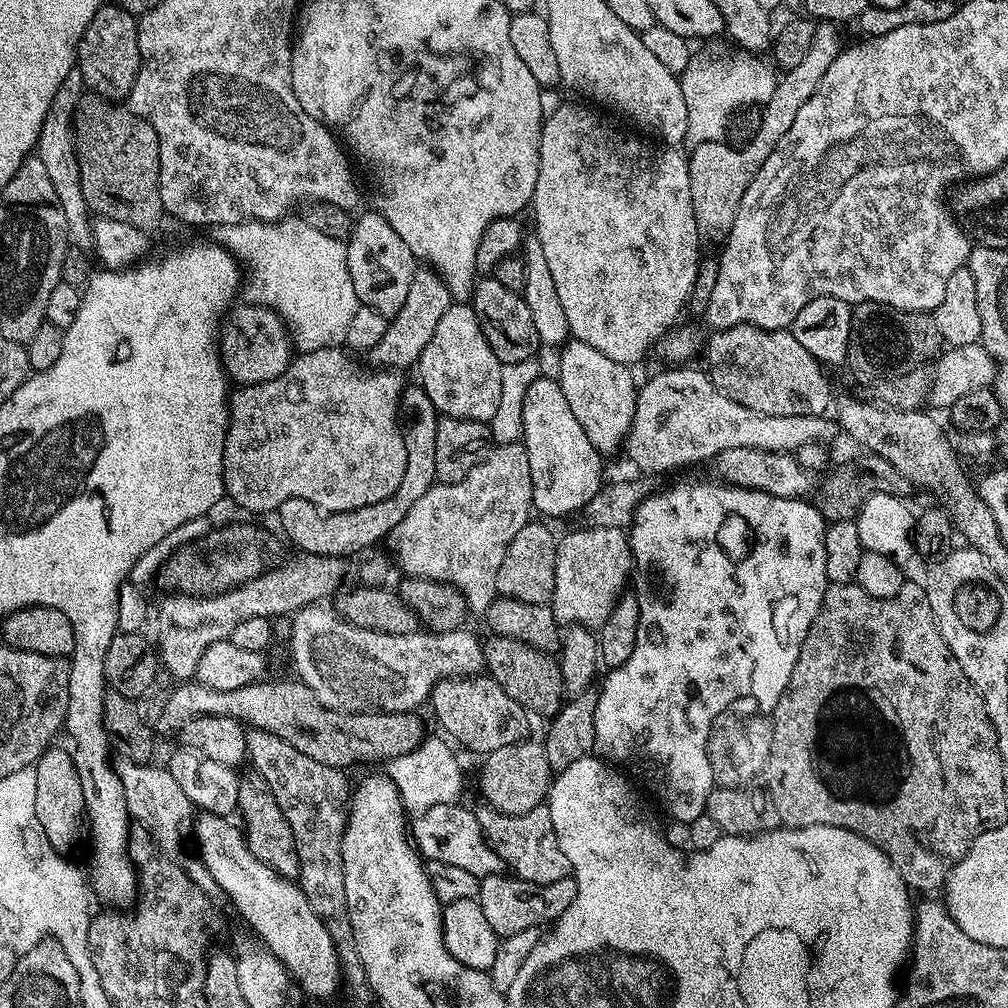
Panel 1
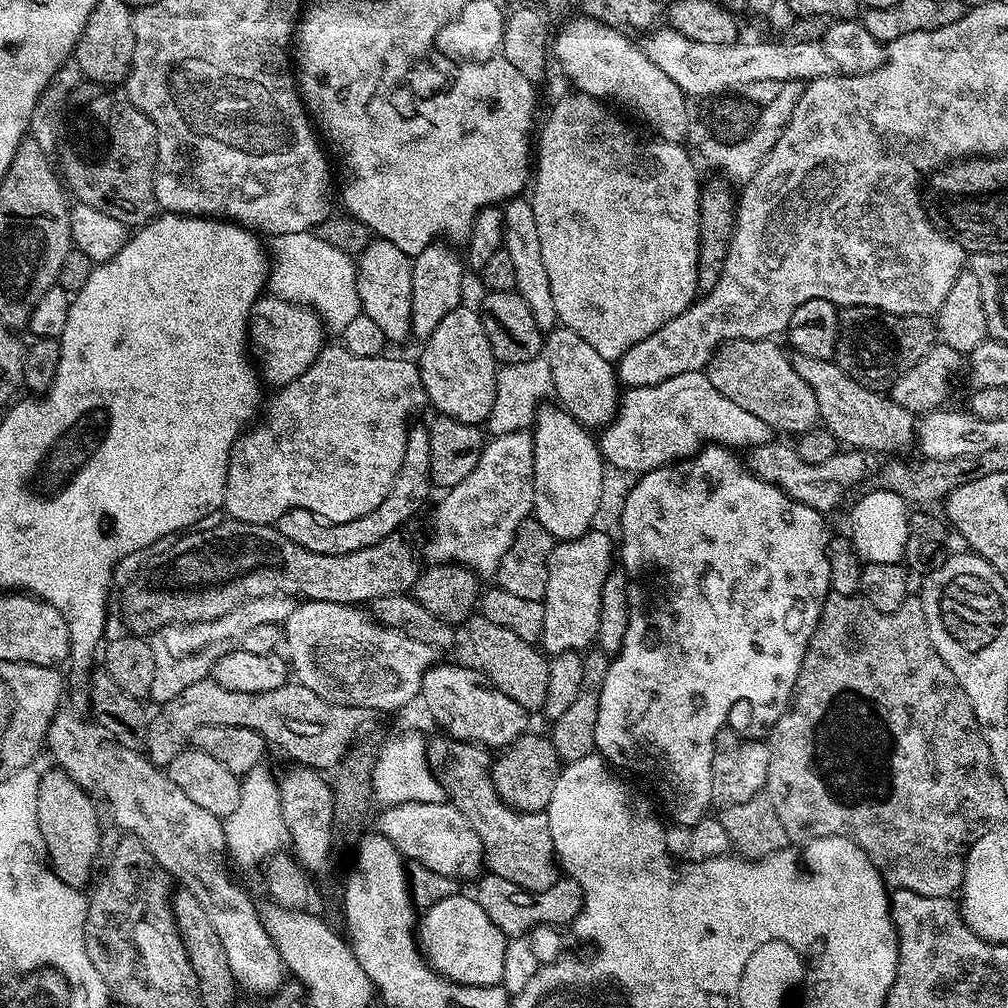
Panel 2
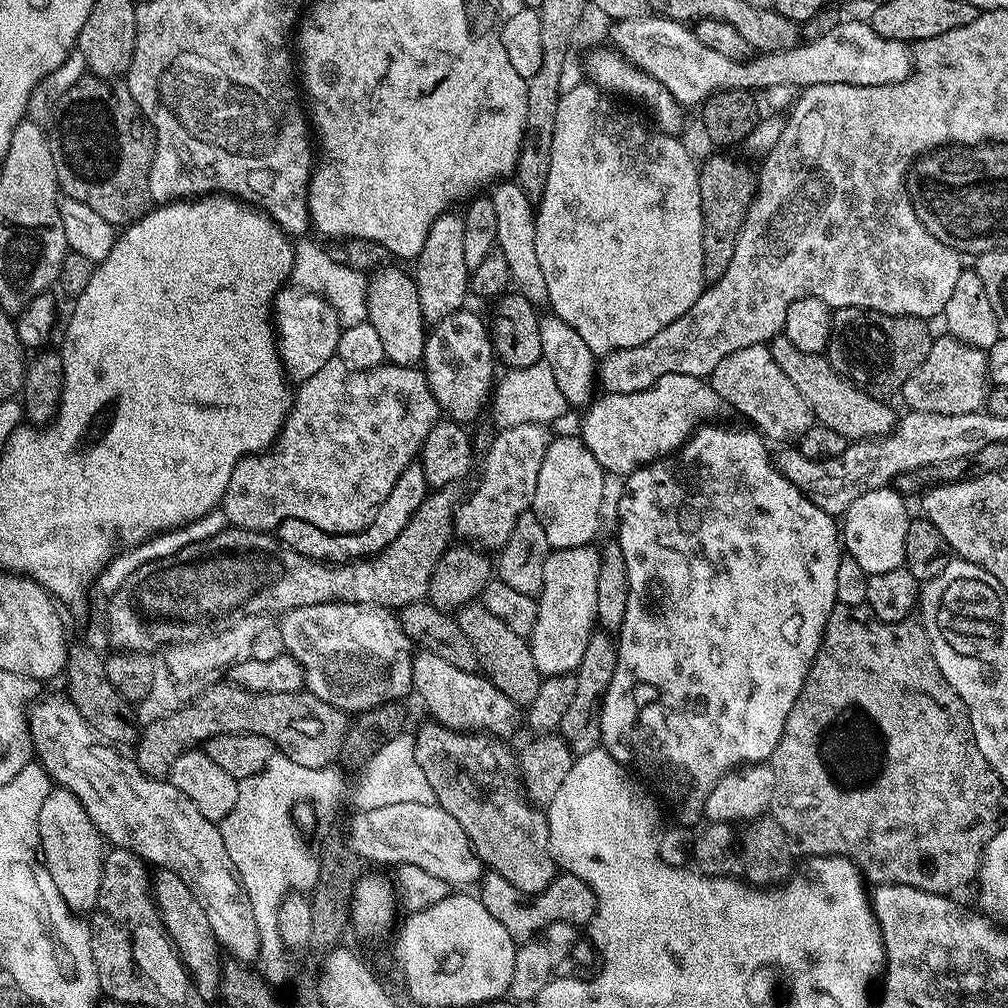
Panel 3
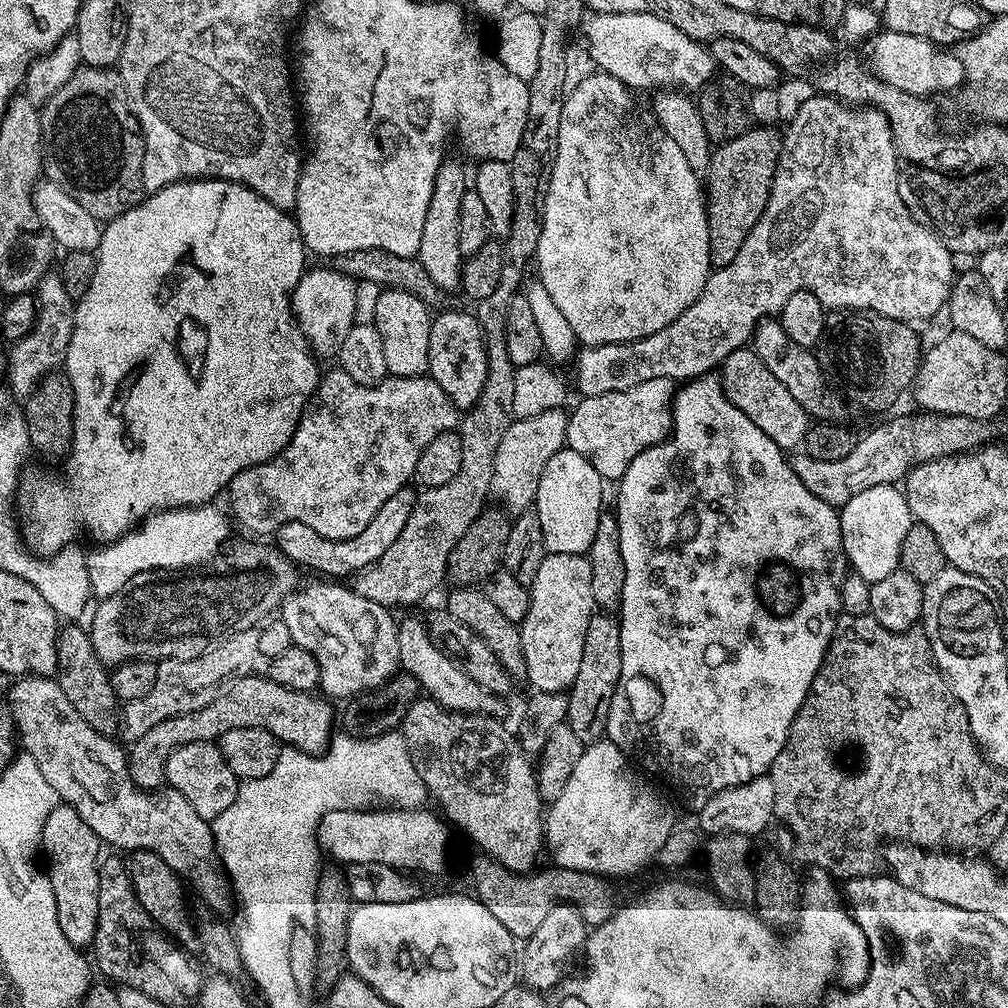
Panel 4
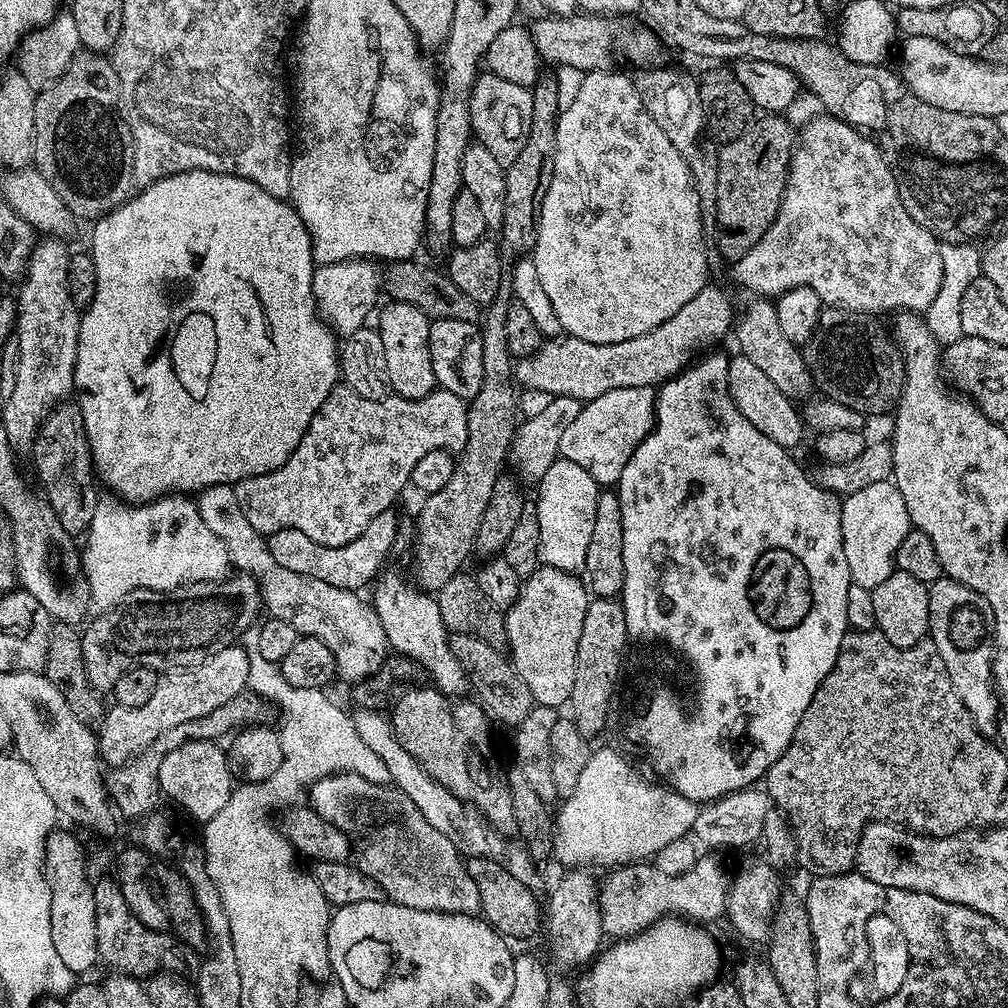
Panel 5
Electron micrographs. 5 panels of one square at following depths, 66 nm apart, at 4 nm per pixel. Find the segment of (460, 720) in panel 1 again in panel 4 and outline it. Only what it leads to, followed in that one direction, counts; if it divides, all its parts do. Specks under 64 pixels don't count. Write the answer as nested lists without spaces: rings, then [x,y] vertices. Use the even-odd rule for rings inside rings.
[[[408,616],[401,619],[398,624],[398,654],[400,655],[400,668],[407,675],[416,679],[421,689],[431,699],[437,700],[446,710],[451,712],[471,712],[473,714],[496,714],[499,713],[501,697],[491,696],[474,678],[470,678],[444,652],[440,645],[432,641],[428,635],[425,621],[415,620]]]

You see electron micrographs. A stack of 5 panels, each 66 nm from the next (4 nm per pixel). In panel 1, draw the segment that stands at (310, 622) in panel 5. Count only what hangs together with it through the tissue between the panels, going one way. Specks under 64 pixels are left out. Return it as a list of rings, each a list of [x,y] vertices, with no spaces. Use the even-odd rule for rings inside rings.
[[[309,606],[301,608],[299,612],[291,617],[292,623],[292,664],[296,667],[295,675],[301,684],[310,686],[318,698],[327,708],[333,708],[339,712],[410,712],[419,709],[419,704],[429,699],[434,690],[434,686],[439,680],[454,680],[465,676],[479,676],[485,671],[484,645],[481,638],[471,636],[468,630],[459,632],[429,632],[427,630],[417,630],[410,634],[382,634],[374,630],[362,630],[350,622],[346,622],[335,610],[328,606]]]

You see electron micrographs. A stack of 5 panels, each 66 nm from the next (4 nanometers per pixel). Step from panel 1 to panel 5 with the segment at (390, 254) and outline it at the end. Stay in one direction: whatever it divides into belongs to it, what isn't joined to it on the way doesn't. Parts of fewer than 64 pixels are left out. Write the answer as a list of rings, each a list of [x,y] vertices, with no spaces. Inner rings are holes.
[[[388,302],[385,308],[379,309],[380,324],[378,331],[382,338],[382,347],[386,350],[386,374],[391,391],[397,396],[405,396],[408,400],[420,400],[438,387],[434,378],[434,366],[430,362],[430,326],[432,320],[418,306],[406,302]]]

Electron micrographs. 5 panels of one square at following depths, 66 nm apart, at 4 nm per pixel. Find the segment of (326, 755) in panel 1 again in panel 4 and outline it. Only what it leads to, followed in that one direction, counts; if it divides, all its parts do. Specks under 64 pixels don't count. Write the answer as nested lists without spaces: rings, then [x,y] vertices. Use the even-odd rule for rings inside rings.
[[[249,674],[233,679],[223,691],[213,695],[212,701],[205,708],[166,718],[166,722],[158,722],[158,726],[146,730],[142,738],[131,741],[127,759],[133,783],[140,789],[163,789],[166,784],[166,762],[170,754],[174,754],[174,750],[191,744],[211,744],[219,741],[220,736],[226,734],[226,730],[266,730],[274,734],[274,738],[279,740],[281,745],[296,748],[299,752],[323,753],[334,735],[332,712],[328,709],[329,701],[316,694],[295,692],[286,686],[275,684],[271,678],[264,677],[263,680],[256,675]]]

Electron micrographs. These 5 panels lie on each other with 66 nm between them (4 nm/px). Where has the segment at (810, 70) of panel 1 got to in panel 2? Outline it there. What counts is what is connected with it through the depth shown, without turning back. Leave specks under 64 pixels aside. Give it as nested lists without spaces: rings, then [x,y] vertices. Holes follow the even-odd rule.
[[[787,80],[780,85],[778,98],[774,98],[774,102],[761,107],[760,117],[754,130],[749,136],[742,138],[742,142],[727,144],[715,138],[707,138],[708,140],[702,141],[697,148],[693,147],[691,149],[692,161],[696,169],[701,173],[719,174],[724,180],[736,186],[747,184],[754,178],[754,174],[758,174],[762,162],[766,162],[766,158],[770,154],[770,150],[774,150],[778,138],[782,138],[782,134],[802,98],[805,87],[805,81],[802,80]]]

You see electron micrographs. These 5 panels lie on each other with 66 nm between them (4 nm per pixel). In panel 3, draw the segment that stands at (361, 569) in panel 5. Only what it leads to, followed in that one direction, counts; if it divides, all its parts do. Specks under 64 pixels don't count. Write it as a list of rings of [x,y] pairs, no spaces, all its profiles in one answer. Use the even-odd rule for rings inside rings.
[[[413,462],[410,466],[406,466],[406,470],[402,470],[398,482],[394,482],[394,490],[386,494],[386,502],[378,506],[372,520],[362,530],[350,534],[327,532],[318,530],[318,526],[302,518],[286,518],[274,529],[274,532],[283,547],[294,550],[306,558],[314,558],[323,564],[348,564],[352,560],[362,560],[365,556],[376,556],[382,550],[386,550],[386,546],[390,546],[390,542],[394,542],[394,538],[398,538],[398,534],[406,530],[406,522],[414,518],[414,510],[422,506],[429,491],[422,466],[418,462]]]

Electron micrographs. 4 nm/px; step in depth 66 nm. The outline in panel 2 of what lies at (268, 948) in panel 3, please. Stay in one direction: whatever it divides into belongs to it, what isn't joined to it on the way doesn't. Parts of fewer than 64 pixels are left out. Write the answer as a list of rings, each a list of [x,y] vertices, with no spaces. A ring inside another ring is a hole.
[[[267,766],[250,770],[240,782],[240,801],[234,814],[223,817],[227,853],[244,868],[255,864],[263,865],[269,858],[275,857],[286,844],[286,829],[280,813],[280,785],[277,777]]]

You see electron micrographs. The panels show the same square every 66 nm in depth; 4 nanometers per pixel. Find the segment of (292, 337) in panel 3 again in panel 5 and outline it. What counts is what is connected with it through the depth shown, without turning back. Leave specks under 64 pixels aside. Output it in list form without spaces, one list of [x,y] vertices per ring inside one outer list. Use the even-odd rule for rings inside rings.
[[[357,258],[321,264],[313,271],[312,296],[316,299],[318,314],[337,337],[346,338],[369,323],[368,315],[372,307],[374,312],[376,299],[382,296],[382,272],[375,266],[371,259]]]

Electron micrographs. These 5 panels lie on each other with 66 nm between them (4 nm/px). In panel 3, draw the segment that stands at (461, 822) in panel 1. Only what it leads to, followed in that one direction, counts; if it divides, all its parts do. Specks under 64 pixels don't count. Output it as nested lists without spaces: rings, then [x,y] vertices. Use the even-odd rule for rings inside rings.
[[[394,802],[394,806],[378,806],[378,810],[357,811],[353,818],[352,825],[346,829],[346,836],[357,854],[364,862],[374,860],[378,864],[389,864],[395,866],[399,863],[418,866],[426,870],[426,874],[434,874],[434,878],[442,878],[449,886],[456,884],[475,885],[482,875],[482,865],[472,849],[470,838],[466,838],[466,830],[462,825],[442,810],[440,805],[423,804],[422,802]]]

